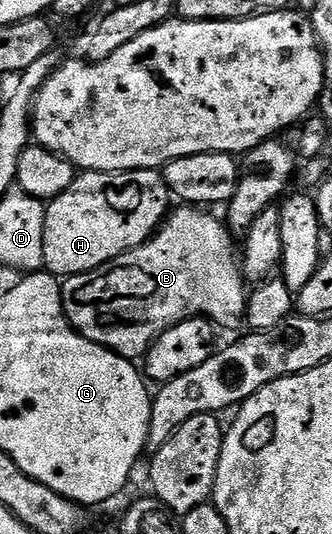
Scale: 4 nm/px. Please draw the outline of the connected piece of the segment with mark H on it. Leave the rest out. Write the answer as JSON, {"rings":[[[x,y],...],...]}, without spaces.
{"rings":[[[138,168],[135,172],[83,171],[75,175],[68,191],[46,204],[45,271],[65,278],[96,270],[150,239],[162,227],[171,208],[170,189],[161,171],[153,168]]]}

